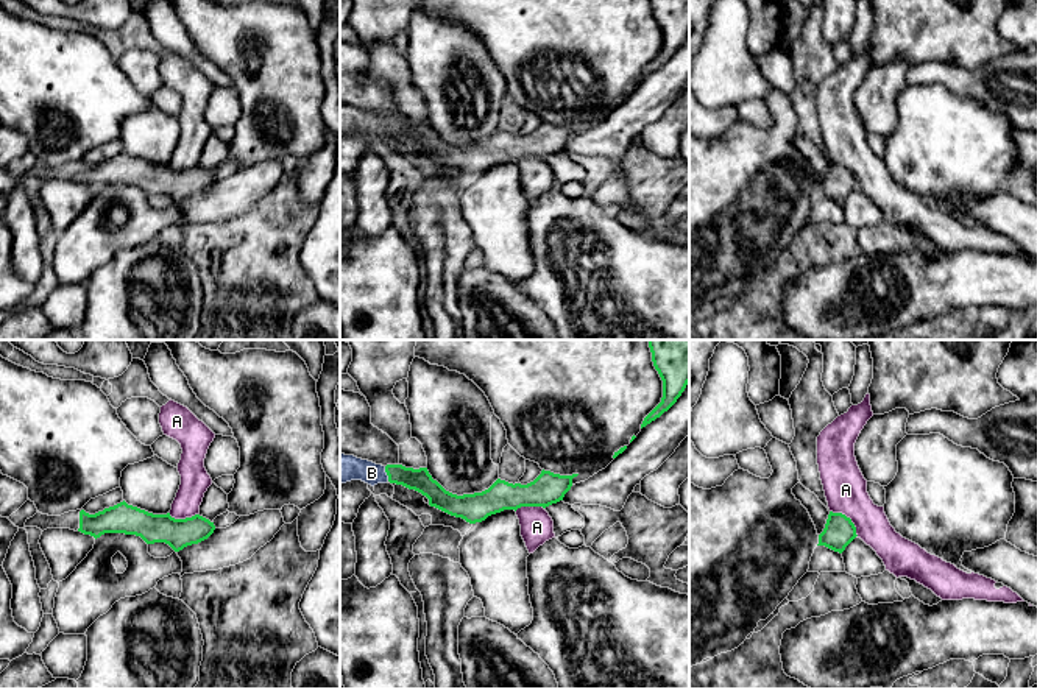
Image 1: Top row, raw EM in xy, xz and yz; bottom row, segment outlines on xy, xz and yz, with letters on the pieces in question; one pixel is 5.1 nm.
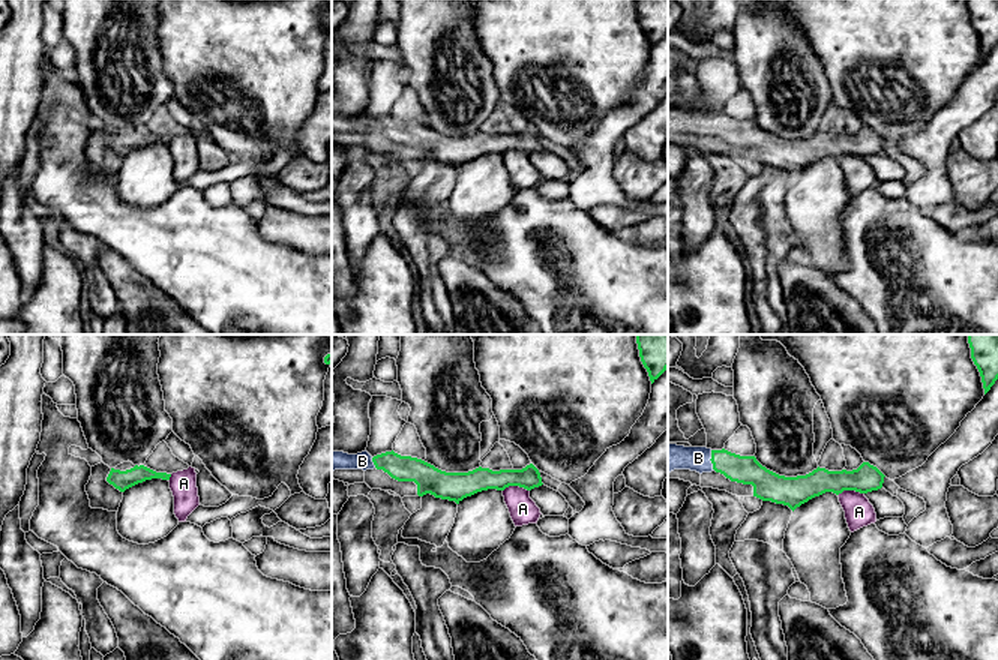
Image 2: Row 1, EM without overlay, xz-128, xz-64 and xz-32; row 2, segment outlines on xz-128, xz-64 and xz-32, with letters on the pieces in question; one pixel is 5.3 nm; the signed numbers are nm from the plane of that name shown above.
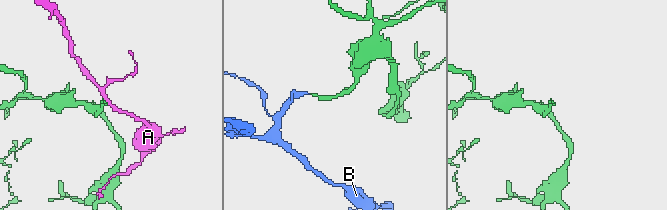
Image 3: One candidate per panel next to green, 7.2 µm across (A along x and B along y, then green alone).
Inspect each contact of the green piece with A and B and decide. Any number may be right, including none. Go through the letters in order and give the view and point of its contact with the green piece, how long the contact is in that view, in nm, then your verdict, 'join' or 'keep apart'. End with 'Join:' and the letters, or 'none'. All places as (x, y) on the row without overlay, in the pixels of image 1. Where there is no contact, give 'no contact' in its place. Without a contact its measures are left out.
A: meets green in yz at (849, 169); contact 200 nm long; keep apart
B: meets green in xz at (387, 125); contact 80 nm long; join
Join: B

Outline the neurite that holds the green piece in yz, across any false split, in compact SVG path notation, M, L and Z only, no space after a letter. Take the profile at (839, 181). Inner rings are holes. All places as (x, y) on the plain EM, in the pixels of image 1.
M830 162L823 182L819 186L819 195L842 204L856 189L856 178L850 168L842 164Z

